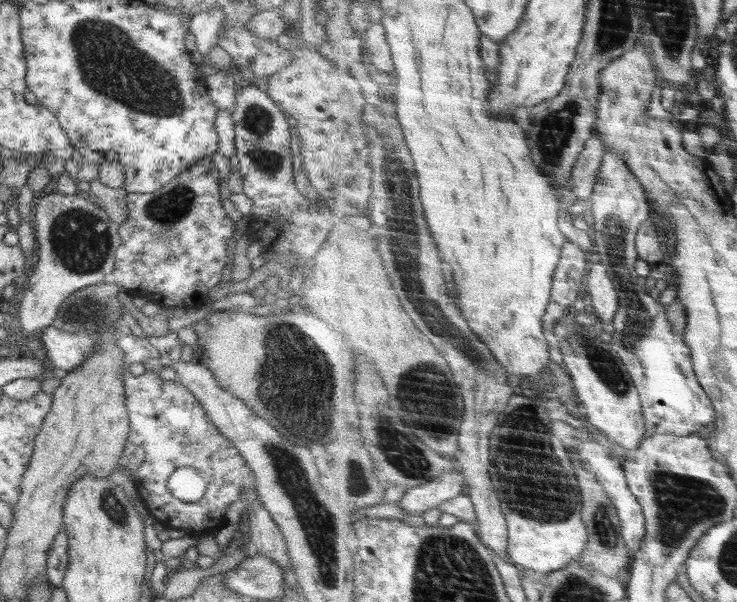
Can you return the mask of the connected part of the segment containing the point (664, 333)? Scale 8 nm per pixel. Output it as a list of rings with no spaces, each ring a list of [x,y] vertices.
[[[608,152],[596,188],[598,190],[590,198],[596,249],[621,295],[621,309],[613,322],[617,331],[612,334],[611,343],[641,392],[648,434],[676,433],[682,436],[698,433],[718,418],[713,399],[694,371],[693,351],[686,343],[686,336],[674,333],[674,325],[667,314],[668,305],[662,305],[650,296],[646,286],[638,284],[641,274],[638,274],[637,264],[641,258],[637,236],[652,212],[645,186],[623,158]]]

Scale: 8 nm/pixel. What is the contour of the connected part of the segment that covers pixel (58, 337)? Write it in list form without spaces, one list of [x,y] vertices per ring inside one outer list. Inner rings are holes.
[[[48,326],[38,332],[38,337],[46,349],[46,358],[52,362],[53,368],[72,372],[84,364],[84,360],[96,352],[96,341],[90,333],[71,334]]]

